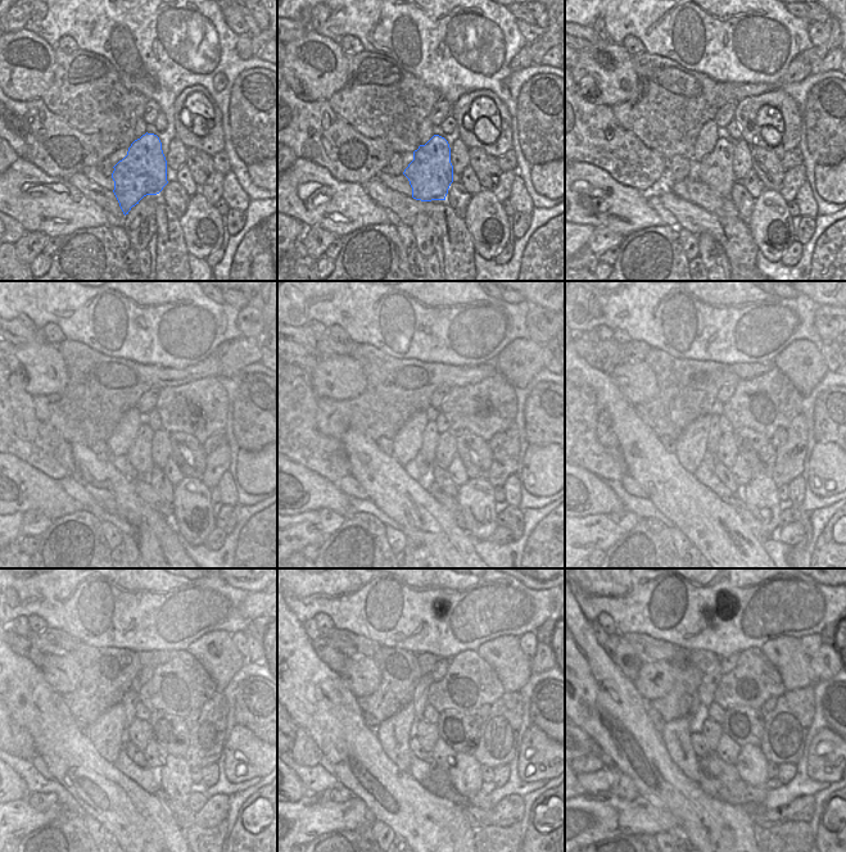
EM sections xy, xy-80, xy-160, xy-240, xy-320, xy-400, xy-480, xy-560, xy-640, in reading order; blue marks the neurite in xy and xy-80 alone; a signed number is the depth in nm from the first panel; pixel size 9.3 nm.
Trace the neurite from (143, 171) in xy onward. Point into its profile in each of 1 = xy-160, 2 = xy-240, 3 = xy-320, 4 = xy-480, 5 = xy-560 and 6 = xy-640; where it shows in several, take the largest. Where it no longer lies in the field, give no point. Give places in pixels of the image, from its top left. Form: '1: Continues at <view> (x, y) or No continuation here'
1: Continues at xy-160 (715, 168)
2: Continues at xy-240 (140, 453)
3: Continues at xy-320 (430, 436)
4: Continues at xy-480 (130, 699)
5: Continues at xy-560 (420, 696)
6: Continues at xy-640 (710, 679).

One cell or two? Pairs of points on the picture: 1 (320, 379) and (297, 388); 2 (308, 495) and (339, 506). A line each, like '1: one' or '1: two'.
1: two
2: one

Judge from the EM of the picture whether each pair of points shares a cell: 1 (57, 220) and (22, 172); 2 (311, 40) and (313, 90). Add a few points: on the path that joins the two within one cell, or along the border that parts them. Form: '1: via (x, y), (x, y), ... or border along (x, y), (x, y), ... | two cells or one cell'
1: via (44, 205), (31, 196), (22, 194), (18, 186) | one cell
2: via (312, 53), (313, 77) | one cell

